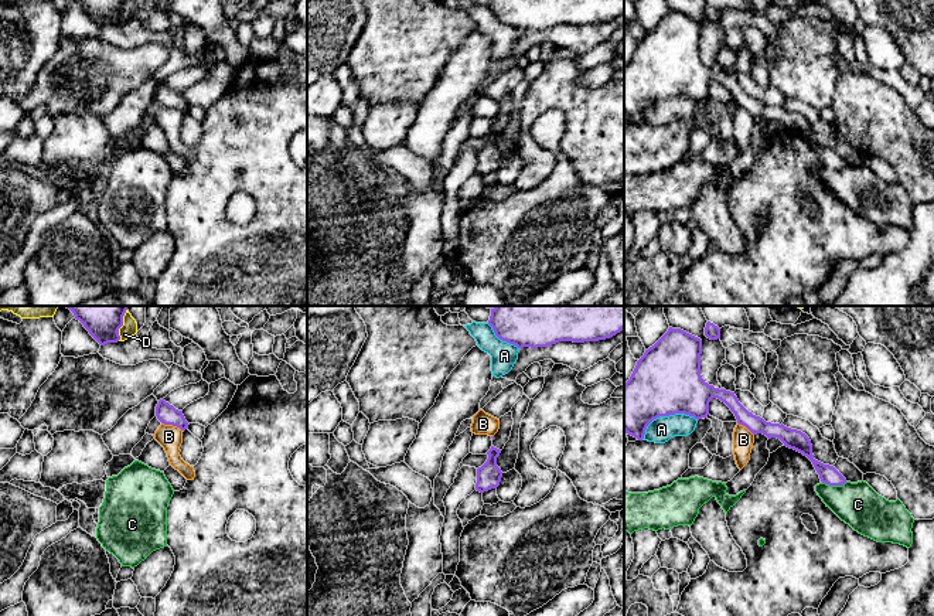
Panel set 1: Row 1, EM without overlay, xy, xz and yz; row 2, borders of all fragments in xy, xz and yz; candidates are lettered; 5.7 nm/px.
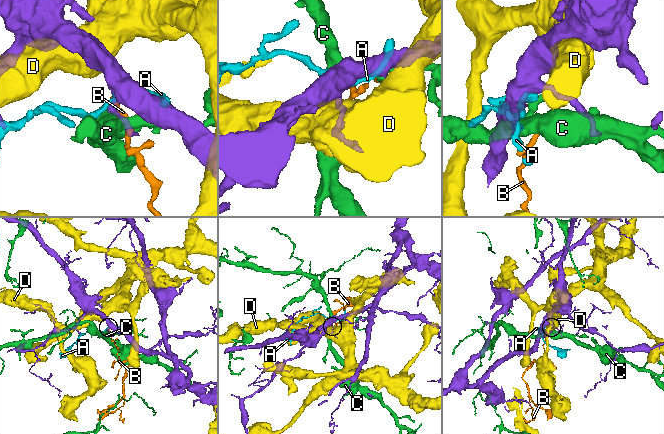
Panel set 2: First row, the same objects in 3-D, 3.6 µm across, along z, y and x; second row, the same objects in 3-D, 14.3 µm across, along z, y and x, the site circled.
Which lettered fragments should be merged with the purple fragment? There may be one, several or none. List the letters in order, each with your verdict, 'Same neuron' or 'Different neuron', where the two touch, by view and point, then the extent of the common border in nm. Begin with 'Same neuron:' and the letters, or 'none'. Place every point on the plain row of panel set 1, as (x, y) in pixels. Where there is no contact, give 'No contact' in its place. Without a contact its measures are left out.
Same neuron: none
A: Different neuron. Touches purple at yz (667, 98). Shared border 340 nm
B: Different neuron. Touches purple at xy (173, 108). Shared border 140 nm
C: Different neuron. Touches purple at yz (834, 167). Shared border 140 nm
D: Different neuron. Touches purple at xy (119, 10). Shared border 140 nm

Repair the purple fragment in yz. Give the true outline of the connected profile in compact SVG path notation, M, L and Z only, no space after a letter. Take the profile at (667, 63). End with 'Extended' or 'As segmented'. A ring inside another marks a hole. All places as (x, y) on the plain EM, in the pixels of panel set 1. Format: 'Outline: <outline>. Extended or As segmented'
Outline: M669 10L668 14L637 44L624 67L624 115L644 122L647 109L659 99L685 96L695 102L709 98L709 85L717 81L734 96L737 106L753 118L777 120L784 129L807 139L822 166L843 169L846 161L829 147L814 142L809 120L783 106L766 105L749 95L734 75L709 68L700 58L702 23Z. As segmented

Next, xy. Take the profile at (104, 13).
Outline: M75 0L89 17L100 27L117 25L120 23L119 11L123 8L123 0Z. As segmented

